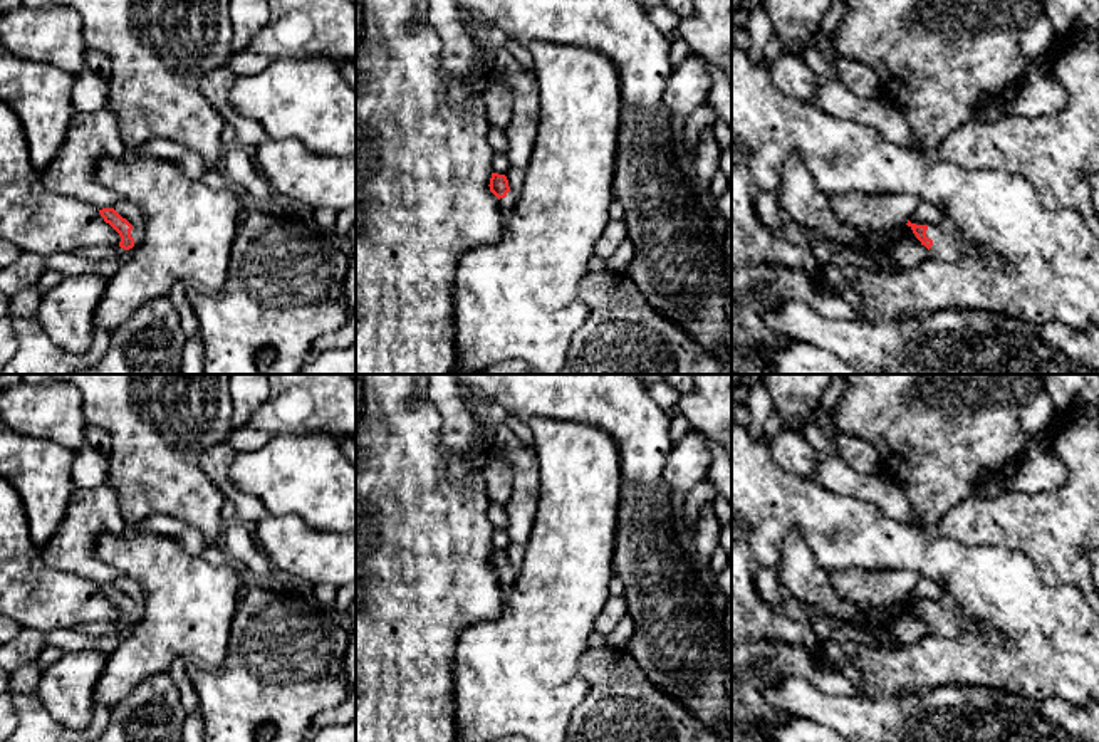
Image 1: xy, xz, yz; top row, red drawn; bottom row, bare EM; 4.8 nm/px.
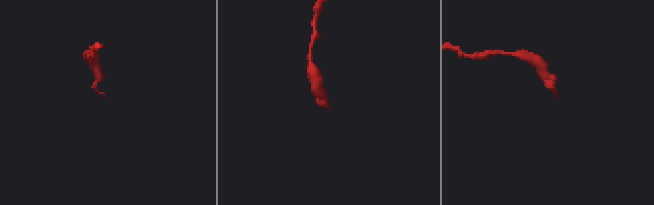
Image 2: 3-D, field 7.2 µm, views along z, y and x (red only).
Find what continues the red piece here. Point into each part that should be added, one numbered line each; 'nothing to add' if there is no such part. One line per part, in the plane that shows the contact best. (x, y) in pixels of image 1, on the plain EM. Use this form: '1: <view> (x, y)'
1: yz (945, 623)

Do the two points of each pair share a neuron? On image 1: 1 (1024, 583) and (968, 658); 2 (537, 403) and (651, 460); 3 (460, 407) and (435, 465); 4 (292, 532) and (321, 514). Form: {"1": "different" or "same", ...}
{"1": "same", "2": "same", "3": "different", "4": "different"}

